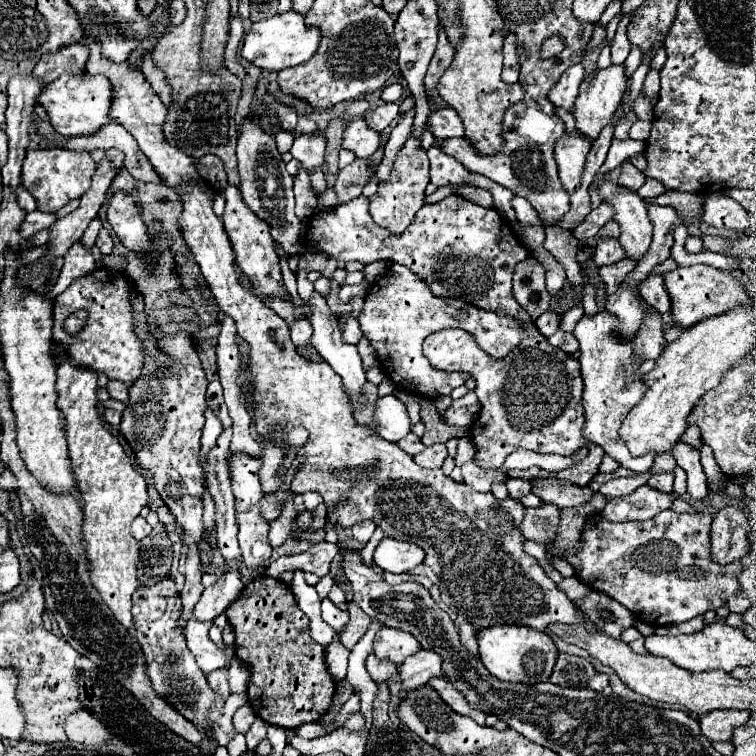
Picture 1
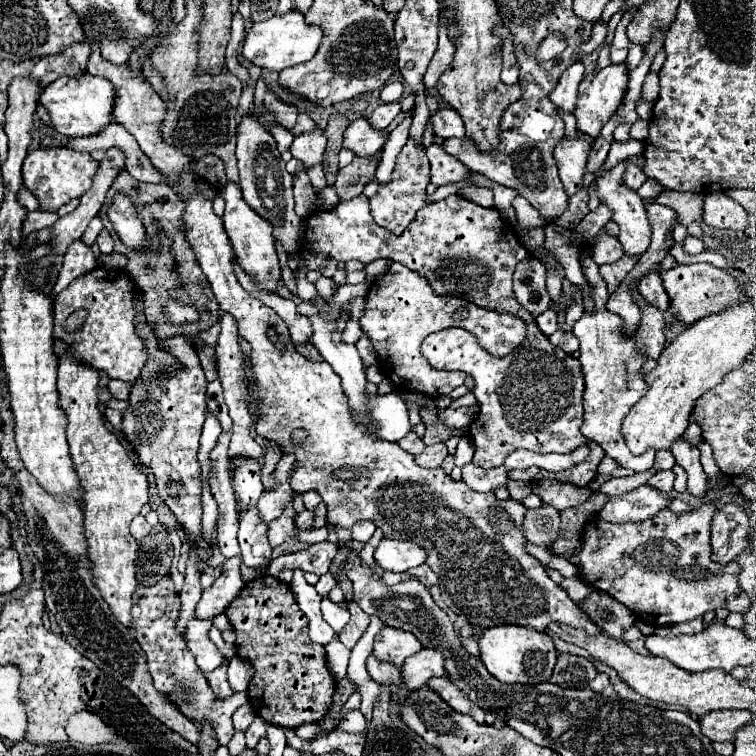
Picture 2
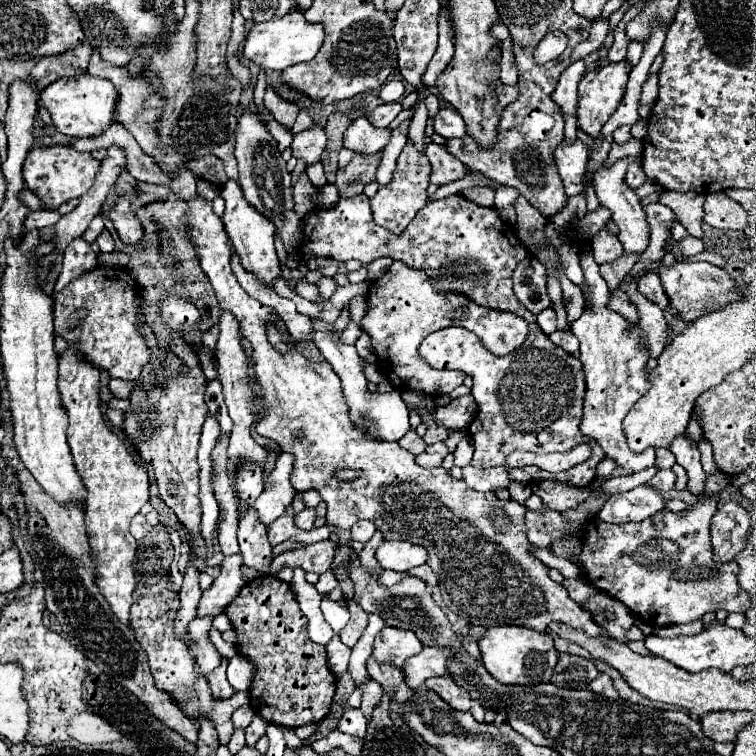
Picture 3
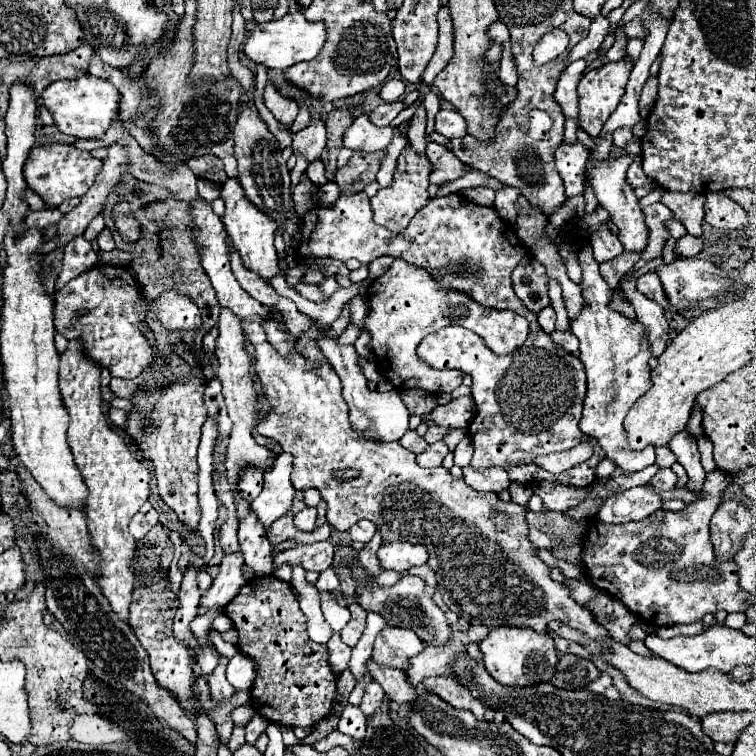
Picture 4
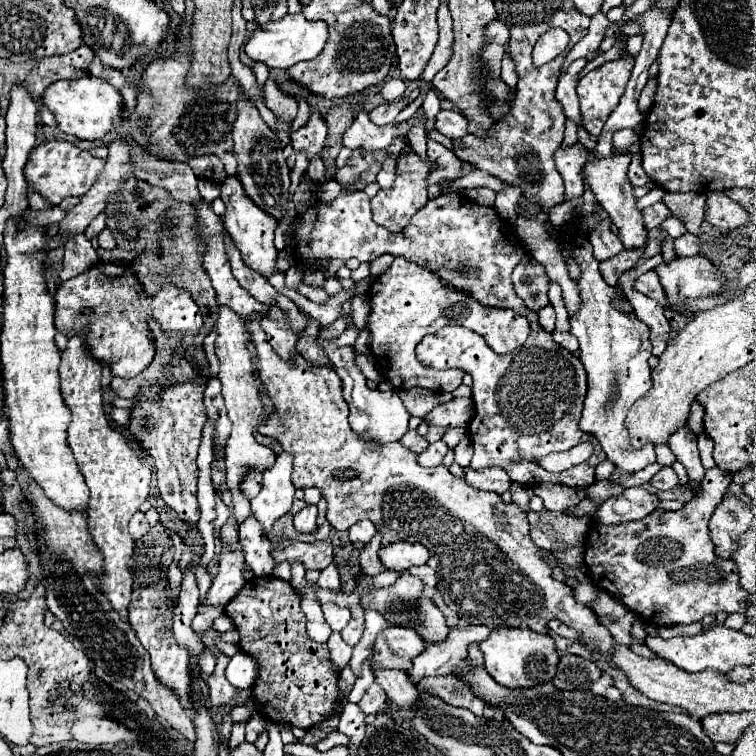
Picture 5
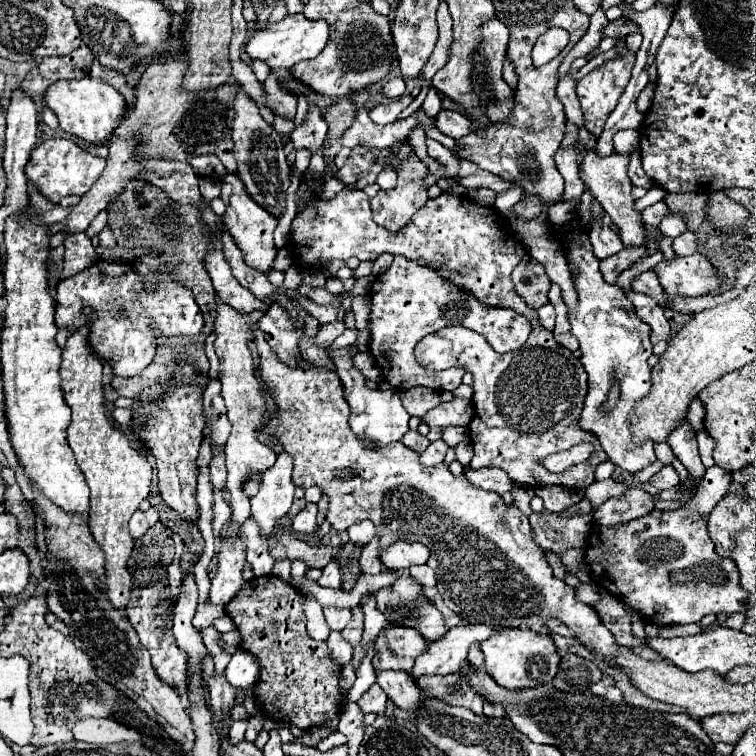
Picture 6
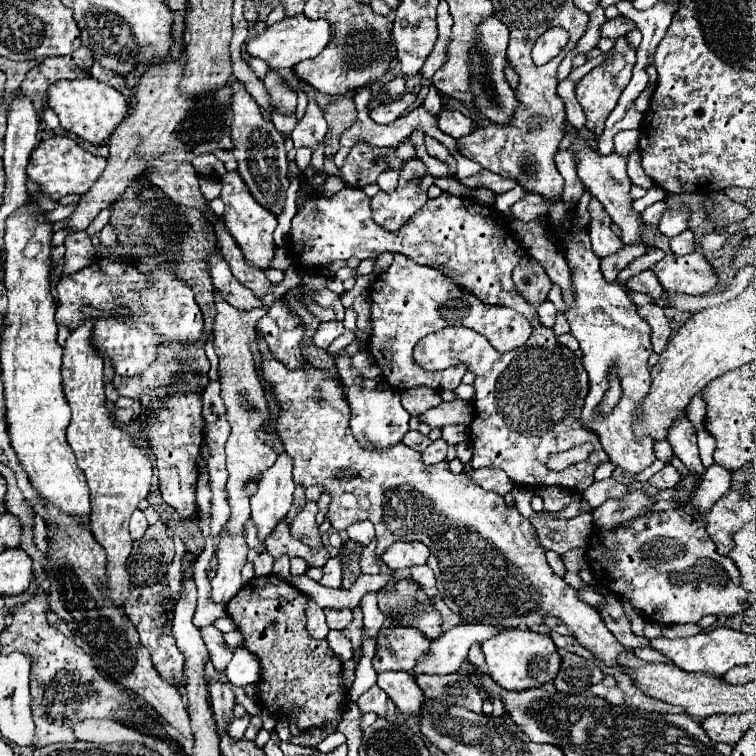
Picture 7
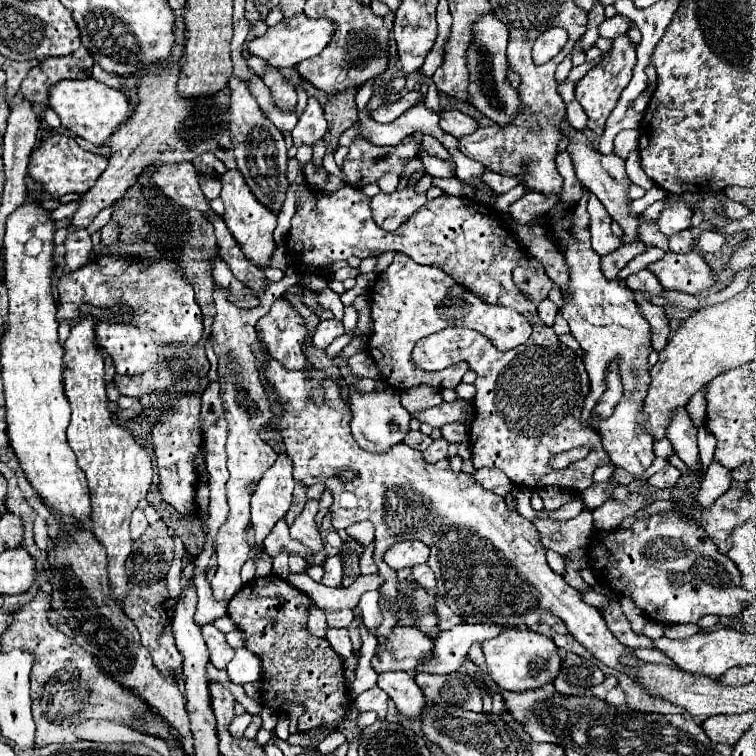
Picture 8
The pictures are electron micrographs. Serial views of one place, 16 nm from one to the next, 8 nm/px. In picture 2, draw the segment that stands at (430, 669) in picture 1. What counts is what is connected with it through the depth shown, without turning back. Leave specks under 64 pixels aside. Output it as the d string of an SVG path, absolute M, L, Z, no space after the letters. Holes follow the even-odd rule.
M424 648L424 650L420 650L416 656L406 658L406 664L400 668L404 684L410 690L414 690L414 688L424 686L428 678L446 676L444 662L446 662L444 652L440 652L436 648Z

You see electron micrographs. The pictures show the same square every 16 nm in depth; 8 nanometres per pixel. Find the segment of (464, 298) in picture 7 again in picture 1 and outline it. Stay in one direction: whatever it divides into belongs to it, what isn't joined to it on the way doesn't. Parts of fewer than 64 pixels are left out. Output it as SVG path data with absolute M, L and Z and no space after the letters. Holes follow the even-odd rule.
M392 264L388 272L372 284L358 322L364 336L372 342L376 354L380 356L384 372L392 378L396 388L416 394L420 392L428 398L448 396L468 378L466 372L444 372L444 370L436 372L434 376L434 368L426 362L422 354L422 342L428 334L444 328L462 328L470 332L480 344L480 348L484 348L484 352L488 352L494 358L508 356L524 338L524 324L520 324L518 318L486 312L460 298L434 296L428 284L402 264Z

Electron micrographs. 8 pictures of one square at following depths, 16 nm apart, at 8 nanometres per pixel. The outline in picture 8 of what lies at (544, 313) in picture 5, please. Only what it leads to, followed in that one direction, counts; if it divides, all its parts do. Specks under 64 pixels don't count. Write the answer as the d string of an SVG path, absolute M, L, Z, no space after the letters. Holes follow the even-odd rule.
M544 298L544 300L538 304L538 314L540 314L540 318L542 318L542 322L544 322L546 326L552 326L552 324L554 324L554 318L556 318L556 314L558 314L558 308L556 308L556 304L554 304L550 298Z

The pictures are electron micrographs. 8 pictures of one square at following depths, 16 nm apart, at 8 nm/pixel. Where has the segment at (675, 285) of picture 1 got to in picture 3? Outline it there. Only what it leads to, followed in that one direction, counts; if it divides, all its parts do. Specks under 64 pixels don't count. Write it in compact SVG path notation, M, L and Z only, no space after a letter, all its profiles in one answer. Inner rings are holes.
M676 260L672 266L658 266L658 276L662 280L662 286L668 294L672 312L676 310L686 322L696 320L704 312L716 310L728 302L734 302L740 298L738 288L734 288L734 280L718 266L702 260ZM706 302L712 302L712 306L706 306Z

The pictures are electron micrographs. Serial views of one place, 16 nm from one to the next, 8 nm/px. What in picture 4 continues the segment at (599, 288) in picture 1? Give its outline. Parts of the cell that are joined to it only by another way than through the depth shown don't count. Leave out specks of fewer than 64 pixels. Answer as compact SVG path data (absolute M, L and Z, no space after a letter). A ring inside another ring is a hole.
M584 236L578 238L578 248L574 254L578 258L578 264L582 266L582 280L578 286L582 290L584 304L580 314L570 322L570 326L572 326L572 334L580 340L580 360L584 364L586 380L588 380L588 392L584 398L580 430L596 438L602 450L606 452L606 456L616 466L632 474L632 472L644 470L656 460L652 446L640 452L632 452L628 444L628 432L624 432L624 418L628 410L640 396L644 396L650 390L650 384L652 384L650 368L648 368L648 358L652 356L648 334L644 324L640 324L640 320L626 318L624 314L612 308L610 302L618 290L610 288L600 276L598 264L592 256L592 246L588 244Z

